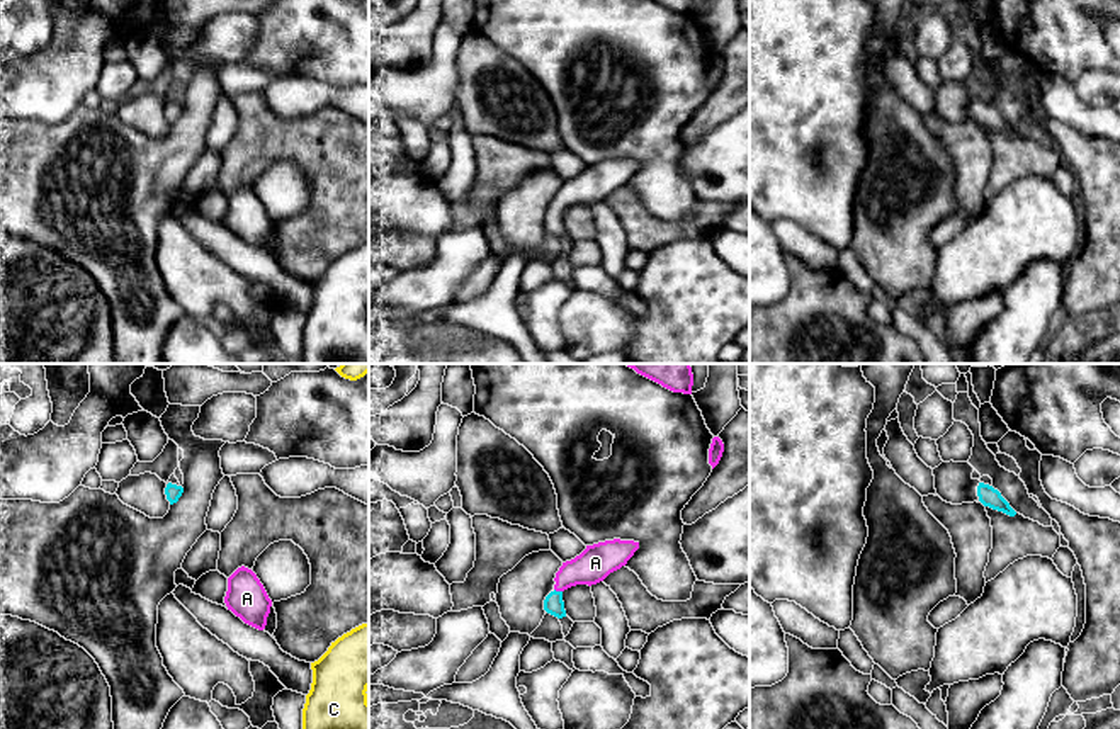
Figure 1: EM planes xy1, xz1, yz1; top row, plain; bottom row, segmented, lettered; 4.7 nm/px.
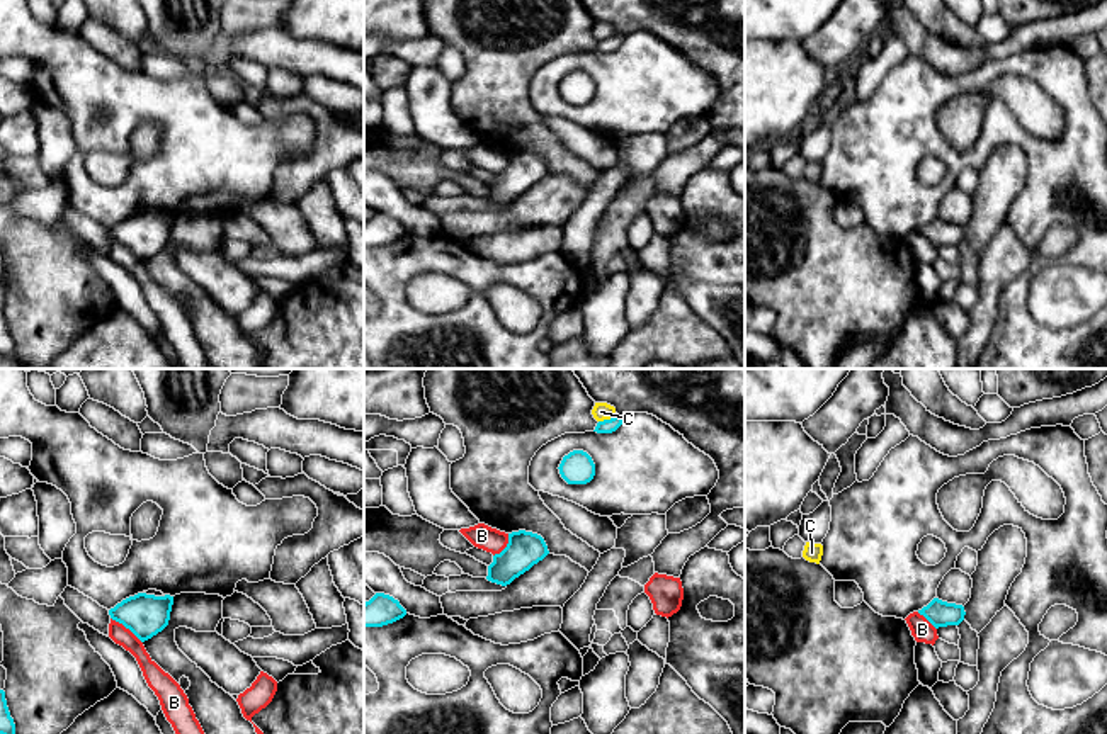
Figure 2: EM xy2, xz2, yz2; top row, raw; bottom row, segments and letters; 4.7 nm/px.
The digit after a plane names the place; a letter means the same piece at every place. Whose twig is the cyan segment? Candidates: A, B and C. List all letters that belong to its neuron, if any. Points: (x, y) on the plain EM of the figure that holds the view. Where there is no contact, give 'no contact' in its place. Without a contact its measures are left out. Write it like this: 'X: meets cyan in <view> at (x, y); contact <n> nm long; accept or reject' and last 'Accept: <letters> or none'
A: meets cyan in xz1 at (558, 211); contact 40 nm long; accept
B: meets cyan in xy2 at (126, 247); contact 200 nm long; reject
C: meets cyan in xz2 at (607, 39); contact 90 nm long; reject
Accept: A

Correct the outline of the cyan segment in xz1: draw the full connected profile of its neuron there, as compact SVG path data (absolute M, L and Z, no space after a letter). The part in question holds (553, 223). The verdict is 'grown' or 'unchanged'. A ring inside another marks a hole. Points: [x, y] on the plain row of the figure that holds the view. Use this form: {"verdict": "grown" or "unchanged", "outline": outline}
{"verdict": "grown", "outline": "M605 160L586 168L571 180L563 182L556 192L554 209L544 219L544 229L557 238L566 236L563 211L576 204L597 204L610 192L620 189L639 168L634 160Z"}

